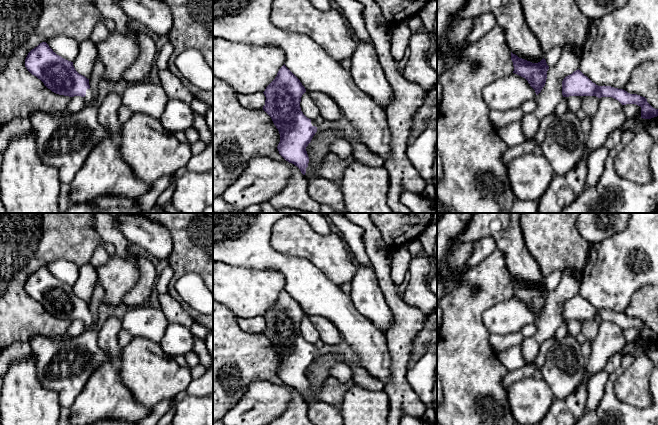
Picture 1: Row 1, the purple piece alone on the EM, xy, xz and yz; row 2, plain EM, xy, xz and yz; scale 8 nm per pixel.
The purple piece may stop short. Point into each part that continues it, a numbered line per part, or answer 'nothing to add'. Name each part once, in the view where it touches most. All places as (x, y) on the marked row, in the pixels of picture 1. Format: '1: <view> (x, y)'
1: xy (88, 97)

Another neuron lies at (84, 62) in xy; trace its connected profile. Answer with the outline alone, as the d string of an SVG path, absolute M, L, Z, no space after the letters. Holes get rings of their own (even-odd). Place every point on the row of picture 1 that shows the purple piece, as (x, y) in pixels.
M86 40L79 44L79 53L73 61L73 66L79 74L89 79L97 57L96 44L92 40Z

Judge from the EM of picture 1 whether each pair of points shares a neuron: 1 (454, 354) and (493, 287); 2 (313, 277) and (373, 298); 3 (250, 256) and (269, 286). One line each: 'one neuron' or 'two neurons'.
1: one neuron
2: two neurons
3: two neurons

